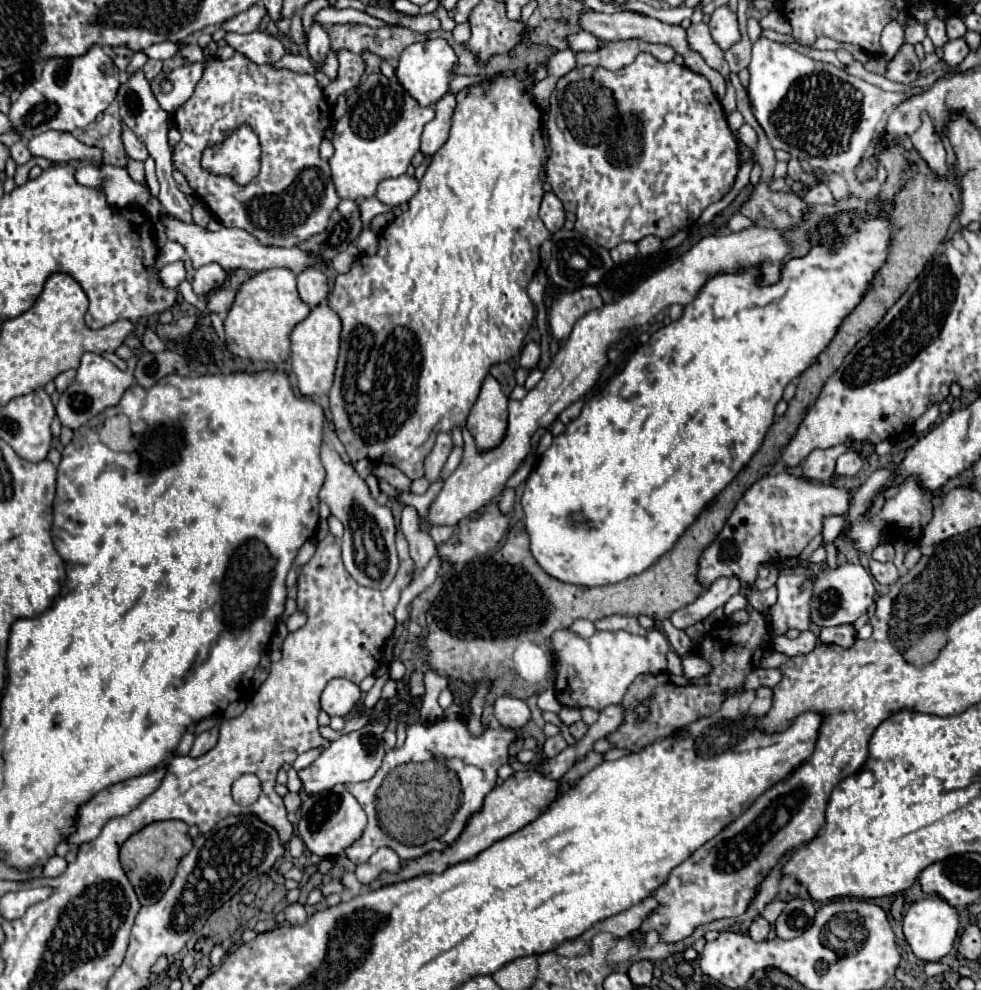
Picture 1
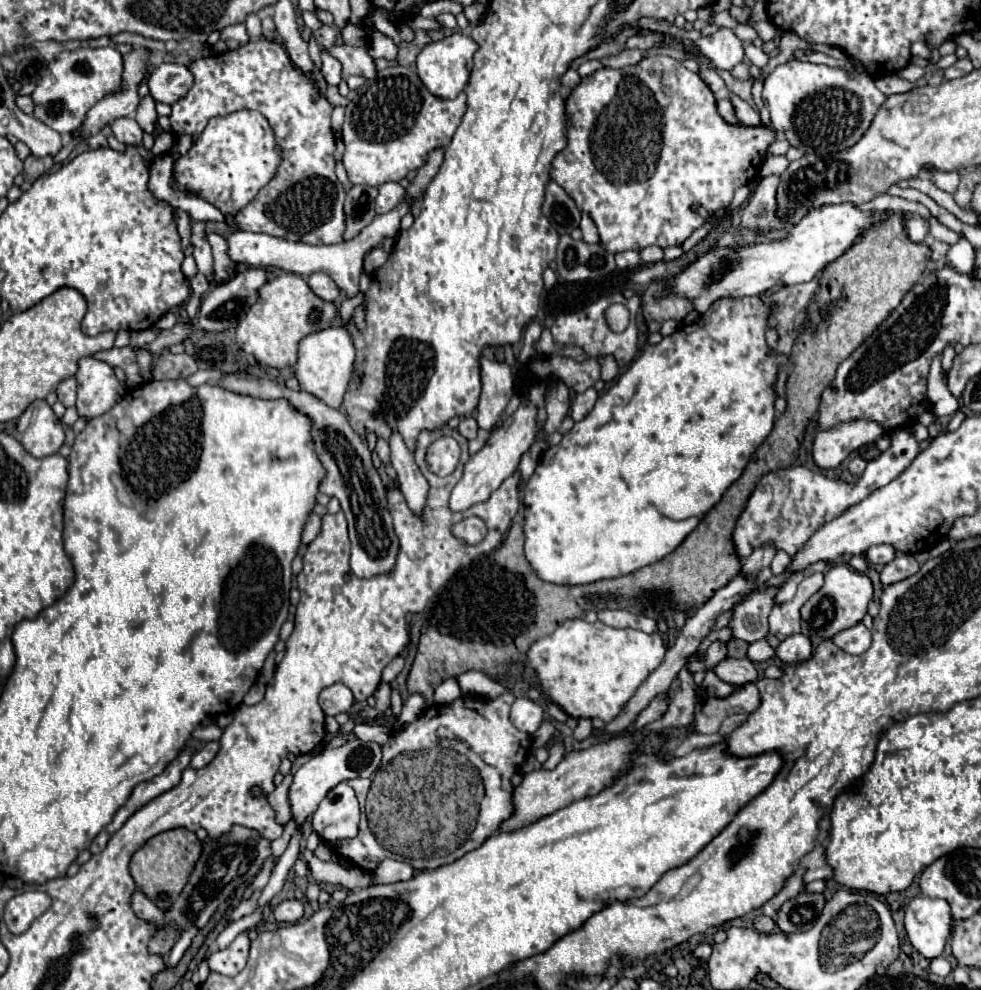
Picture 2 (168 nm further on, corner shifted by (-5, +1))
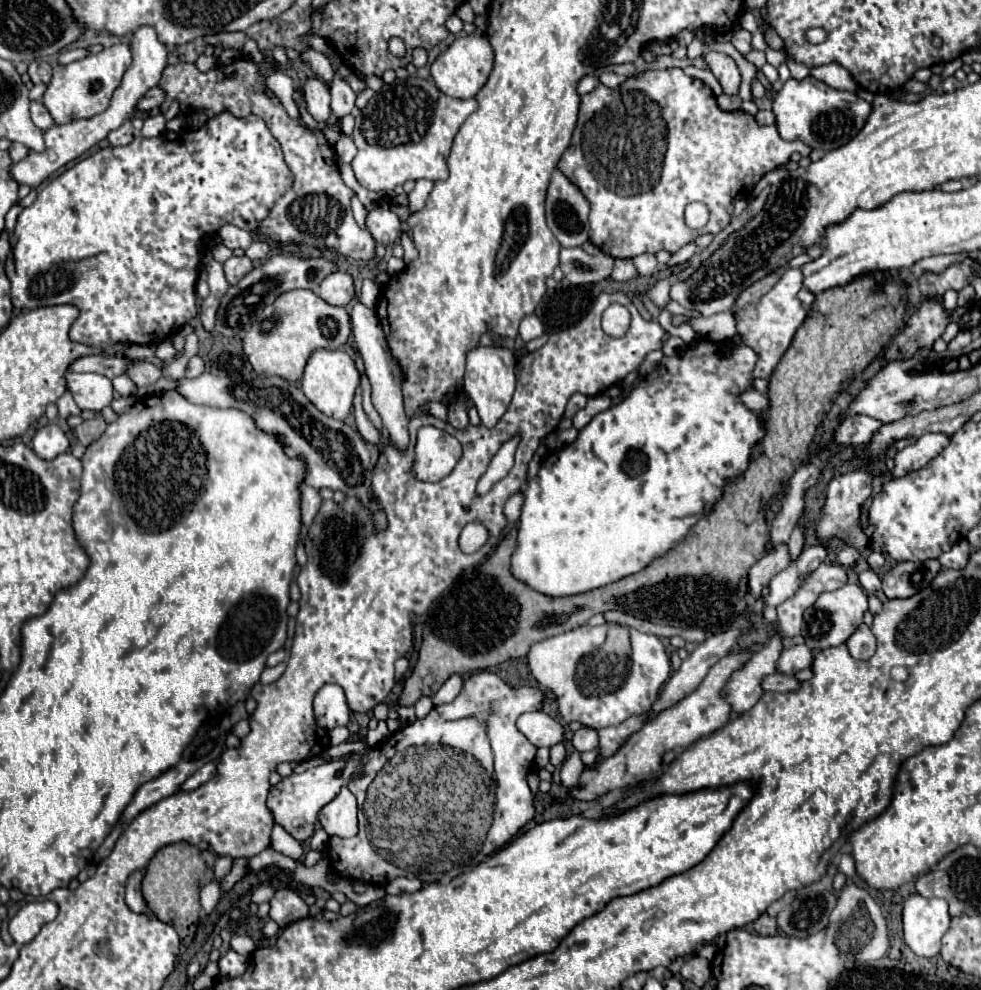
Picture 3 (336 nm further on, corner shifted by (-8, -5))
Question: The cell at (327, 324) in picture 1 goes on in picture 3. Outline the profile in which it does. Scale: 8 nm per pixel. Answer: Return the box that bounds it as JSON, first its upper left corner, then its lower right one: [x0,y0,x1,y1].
[301,350,359,420]

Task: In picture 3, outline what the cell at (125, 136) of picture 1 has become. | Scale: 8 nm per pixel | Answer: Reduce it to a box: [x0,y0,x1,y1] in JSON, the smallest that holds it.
[107,120,133,146]

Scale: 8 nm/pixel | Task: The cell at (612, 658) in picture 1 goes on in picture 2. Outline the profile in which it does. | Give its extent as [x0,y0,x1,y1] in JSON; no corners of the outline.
[528,620,666,722]

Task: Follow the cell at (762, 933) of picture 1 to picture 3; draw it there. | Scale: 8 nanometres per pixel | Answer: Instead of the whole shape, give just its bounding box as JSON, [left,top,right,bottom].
[753,914,777,936]

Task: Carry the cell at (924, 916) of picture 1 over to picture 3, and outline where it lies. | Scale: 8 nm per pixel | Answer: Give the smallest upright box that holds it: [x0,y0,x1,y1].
[903,894,949,958]

